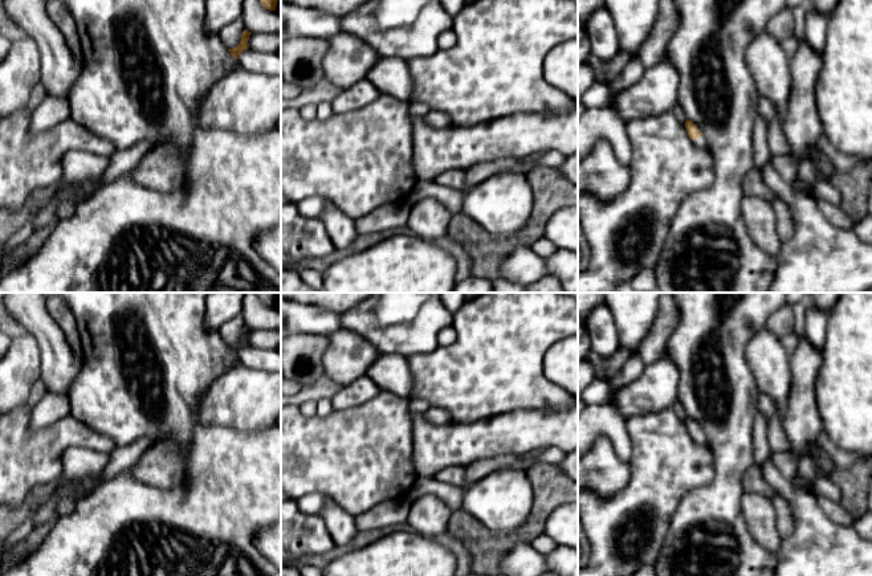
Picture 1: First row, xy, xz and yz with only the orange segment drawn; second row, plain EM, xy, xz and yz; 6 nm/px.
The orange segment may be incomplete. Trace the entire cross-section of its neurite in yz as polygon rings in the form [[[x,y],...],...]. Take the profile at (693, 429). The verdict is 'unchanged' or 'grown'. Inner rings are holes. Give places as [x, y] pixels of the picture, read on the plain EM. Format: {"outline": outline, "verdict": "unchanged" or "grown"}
{"outline": [[[686,416],[685,425],[688,428],[689,434],[694,440],[694,442],[704,445],[704,446],[709,445],[708,438],[704,434],[702,429],[700,428],[700,425],[692,417]]], "verdict": "grown"}

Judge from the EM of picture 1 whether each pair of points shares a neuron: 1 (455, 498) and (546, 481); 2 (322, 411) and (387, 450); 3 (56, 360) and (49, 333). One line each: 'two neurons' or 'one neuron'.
1: two neurons
2: two neurons
3: one neuron

